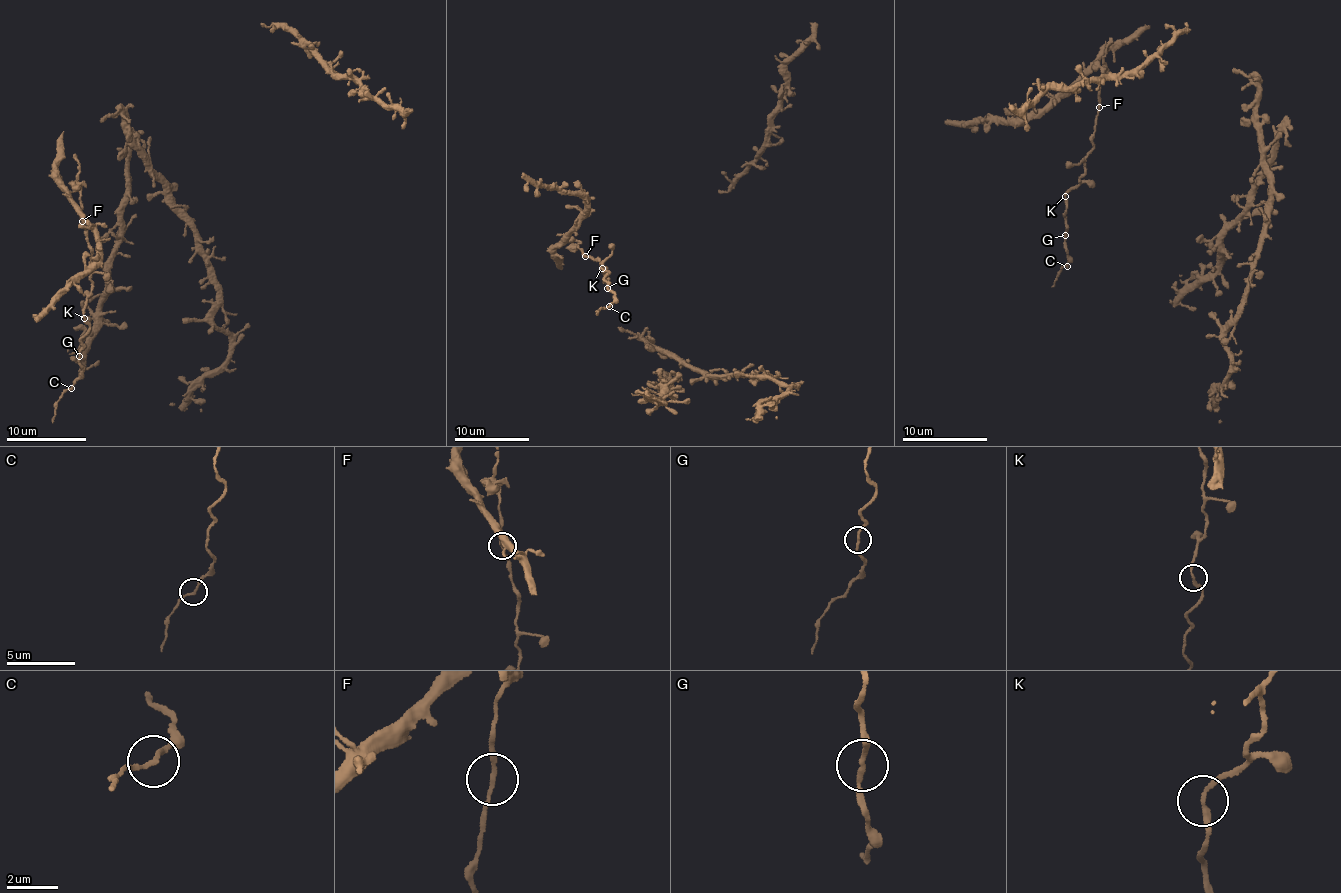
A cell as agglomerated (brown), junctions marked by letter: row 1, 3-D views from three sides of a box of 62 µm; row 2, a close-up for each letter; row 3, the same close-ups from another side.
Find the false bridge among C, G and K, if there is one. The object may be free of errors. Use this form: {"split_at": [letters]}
{"split_at": []}

